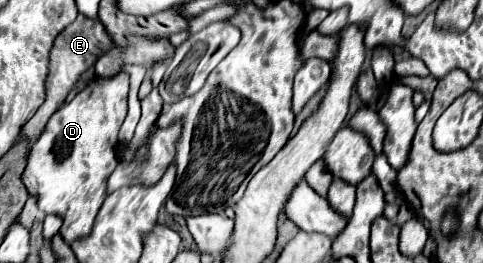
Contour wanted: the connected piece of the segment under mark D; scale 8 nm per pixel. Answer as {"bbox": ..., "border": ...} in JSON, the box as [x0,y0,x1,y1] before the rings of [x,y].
{"bbox":[22,73,130,245],"border":[[[118,73],[114,77],[98,77],[96,75],[92,81],[88,81],[88,85],[70,103],[64,103],[48,119],[40,139],[32,145],[32,149],[28,153],[26,169],[22,173],[22,183],[28,189],[28,193],[32,197],[36,197],[38,207],[44,213],[54,213],[64,219],[60,233],[68,245],[74,239],[90,233],[94,217],[106,199],[106,181],[108,181],[110,173],[114,171],[114,167],[118,165],[114,149],[118,143],[120,125],[128,113],[128,89],[130,89],[128,73]]]}

